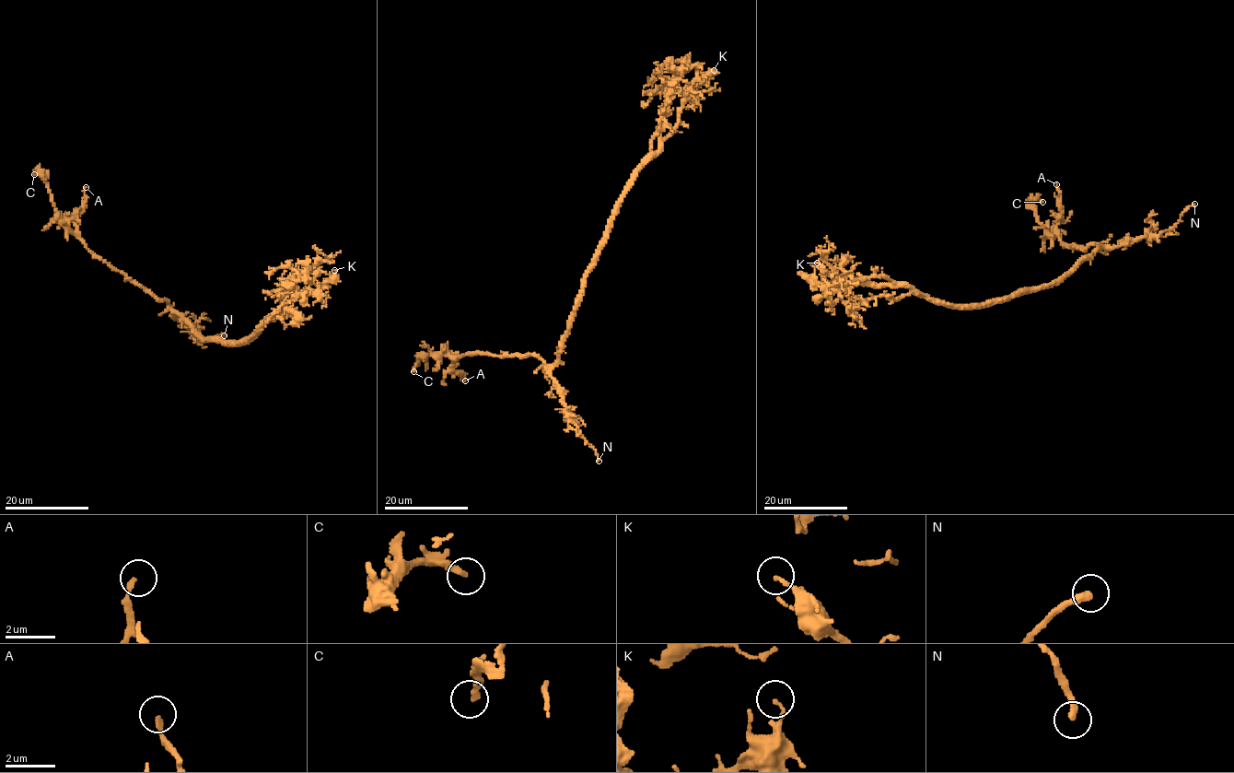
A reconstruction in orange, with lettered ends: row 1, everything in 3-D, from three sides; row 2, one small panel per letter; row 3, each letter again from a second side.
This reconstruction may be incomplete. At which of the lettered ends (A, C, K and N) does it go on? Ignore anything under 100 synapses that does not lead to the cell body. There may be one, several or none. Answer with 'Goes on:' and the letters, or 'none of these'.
Goes on: N

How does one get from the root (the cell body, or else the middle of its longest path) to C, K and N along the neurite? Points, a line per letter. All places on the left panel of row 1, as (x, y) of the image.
C: (205, 339), (168, 301), (93, 254), (57, 216), (42, 173), (36, 169), (34, 174)
K: (205, 339), (210, 336), (238, 343), (247, 339), (299, 292), (320, 291), (334, 270)
N: (205, 339), (198, 335), (193, 325), (176, 314), (176, 319), (191, 329), (191, 333), (203, 340), (224, 335)

